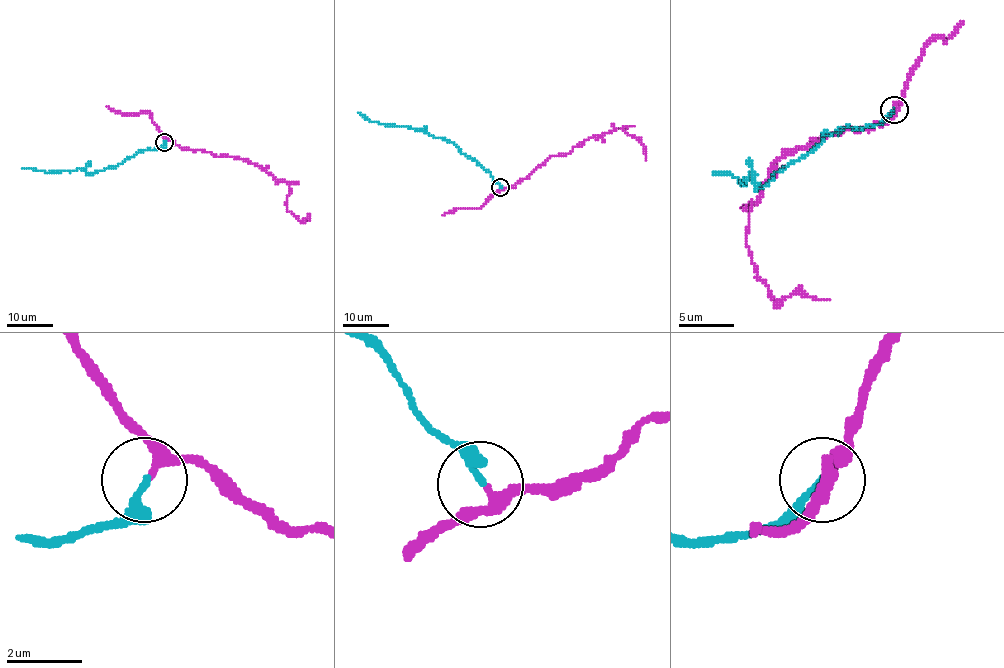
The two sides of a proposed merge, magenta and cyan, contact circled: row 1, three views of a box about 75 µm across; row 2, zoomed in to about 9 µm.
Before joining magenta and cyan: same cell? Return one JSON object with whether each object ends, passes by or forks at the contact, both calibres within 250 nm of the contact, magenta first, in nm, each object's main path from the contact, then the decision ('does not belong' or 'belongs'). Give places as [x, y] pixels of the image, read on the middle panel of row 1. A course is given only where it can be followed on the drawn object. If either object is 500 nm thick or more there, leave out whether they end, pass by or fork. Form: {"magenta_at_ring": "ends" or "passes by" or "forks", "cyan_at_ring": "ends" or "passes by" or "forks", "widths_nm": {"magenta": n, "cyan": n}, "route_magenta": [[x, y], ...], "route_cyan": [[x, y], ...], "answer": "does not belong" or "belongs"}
{"magenta_at_ring": "passes by", "cyan_at_ring": "ends", "widths_nm": {"magenta": 220, "cyan": 190}, "route_magenta": [[501, 187], [508, 188], [525, 179], [550, 156], [565, 155], [587, 139], [623, 127], [644, 147], [646, 161]], "route_cyan": [[500, 187], [491, 175], [451, 141], [407, 127], [381, 124], [358, 113]], "answer": "belongs"}

